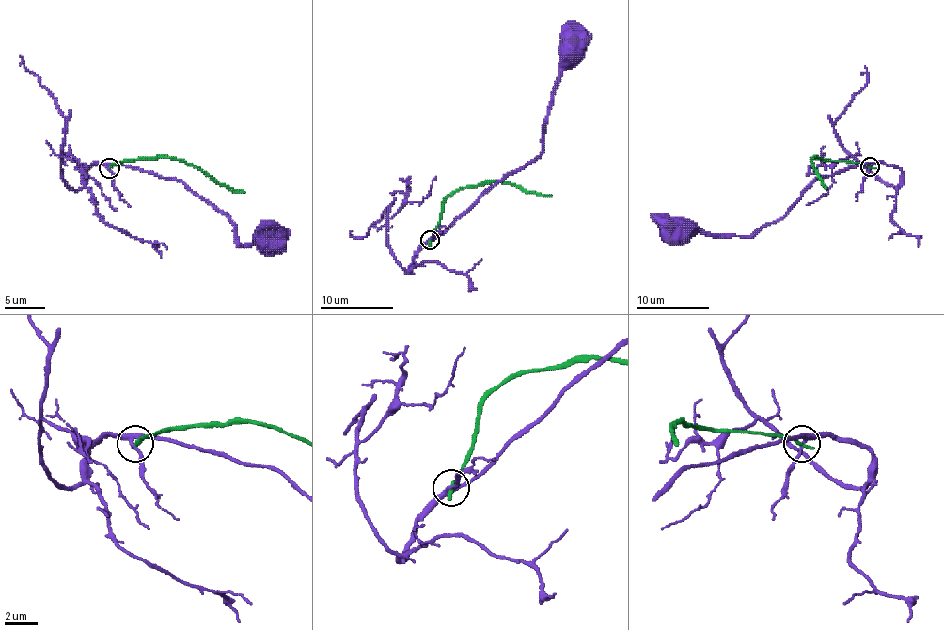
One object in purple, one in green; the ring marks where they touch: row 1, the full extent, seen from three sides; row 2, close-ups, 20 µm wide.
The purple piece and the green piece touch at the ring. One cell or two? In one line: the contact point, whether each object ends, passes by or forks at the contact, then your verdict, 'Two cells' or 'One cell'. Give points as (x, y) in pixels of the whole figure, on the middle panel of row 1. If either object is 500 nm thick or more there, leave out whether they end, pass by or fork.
Place: (430, 240). At the ring purple forks. At the ring green ends. Two cells

